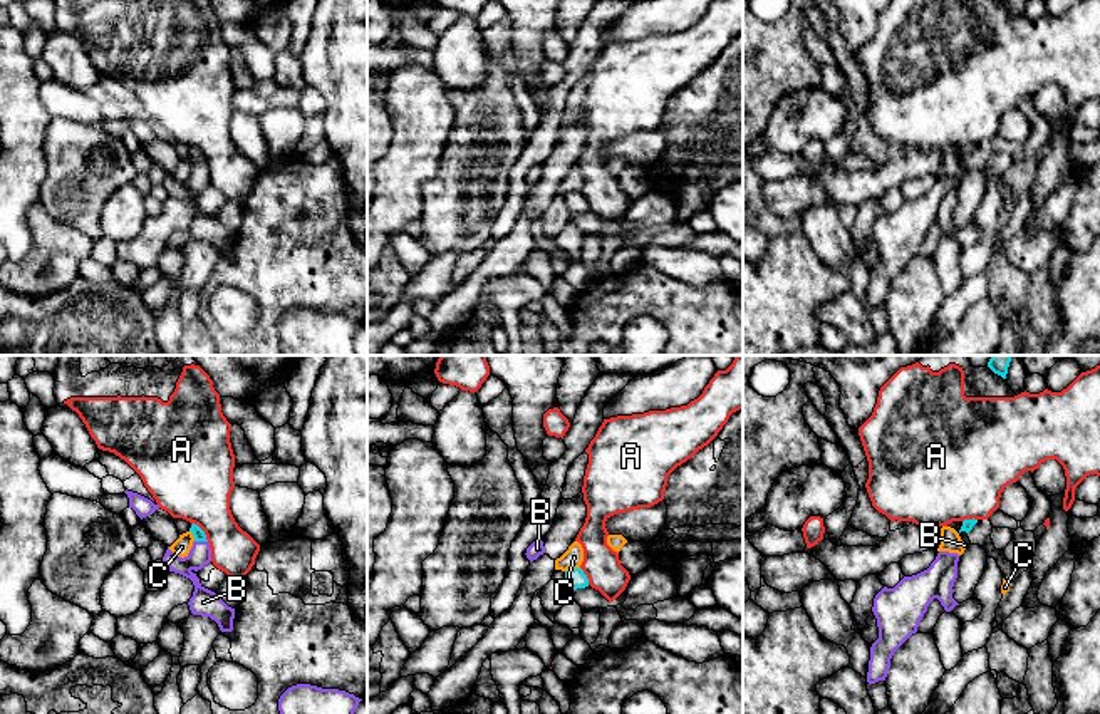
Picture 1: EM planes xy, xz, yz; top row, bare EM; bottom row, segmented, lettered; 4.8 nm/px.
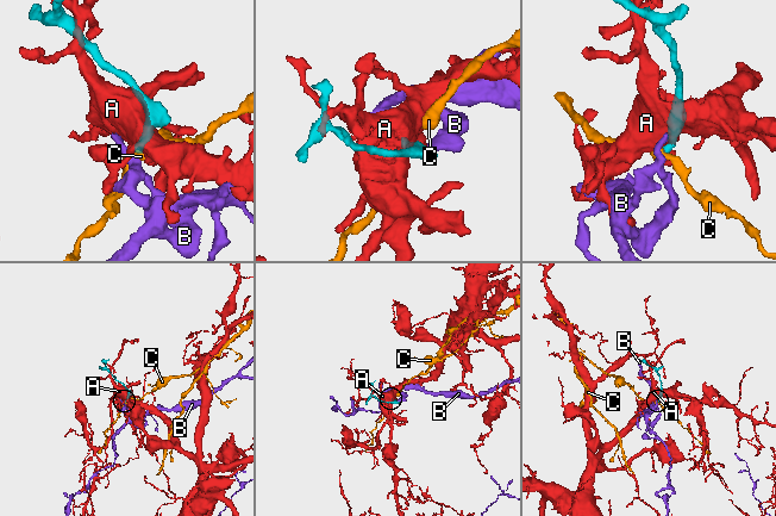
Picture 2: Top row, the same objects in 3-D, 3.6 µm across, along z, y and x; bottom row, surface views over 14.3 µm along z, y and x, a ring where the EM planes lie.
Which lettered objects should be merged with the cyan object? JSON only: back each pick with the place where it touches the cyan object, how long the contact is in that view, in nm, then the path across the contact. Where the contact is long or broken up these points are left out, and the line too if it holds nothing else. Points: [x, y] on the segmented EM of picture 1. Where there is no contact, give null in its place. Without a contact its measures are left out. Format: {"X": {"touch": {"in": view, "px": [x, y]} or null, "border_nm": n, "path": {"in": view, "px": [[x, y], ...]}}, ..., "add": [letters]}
{"B": {"touch": {"in": "xy", "px": [202, 540]}, "border_nm": 60, "path": {"in": "xy", "px": [[198, 533], [202, 540], [200, 553]]}}, "add": ["B"]}

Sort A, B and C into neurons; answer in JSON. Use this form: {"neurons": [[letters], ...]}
{"neurons": [["A"], ["B"], ["C"]]}

